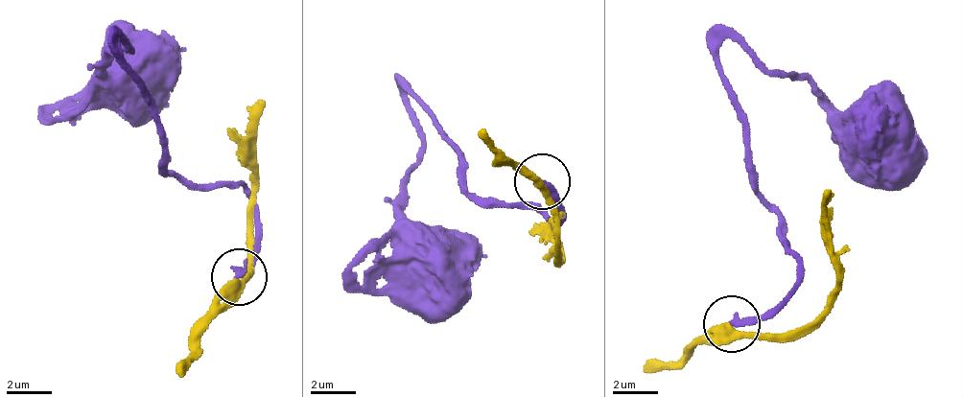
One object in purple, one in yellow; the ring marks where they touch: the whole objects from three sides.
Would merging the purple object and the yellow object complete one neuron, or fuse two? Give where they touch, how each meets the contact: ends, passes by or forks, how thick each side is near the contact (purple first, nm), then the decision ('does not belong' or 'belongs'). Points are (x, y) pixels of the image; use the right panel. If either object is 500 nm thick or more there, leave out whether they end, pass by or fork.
place (731, 324); purple ends; yellow passes by; calibres 260 and 340 nm; does not belong

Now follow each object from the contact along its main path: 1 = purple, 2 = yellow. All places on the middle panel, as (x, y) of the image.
1: (540, 179), (553, 220), (491, 204), (408, 87), (420, 151), (401, 221), (435, 266)
2: (541, 181), (557, 244), (556, 260), (560, 262), (554, 217), (565, 213)

